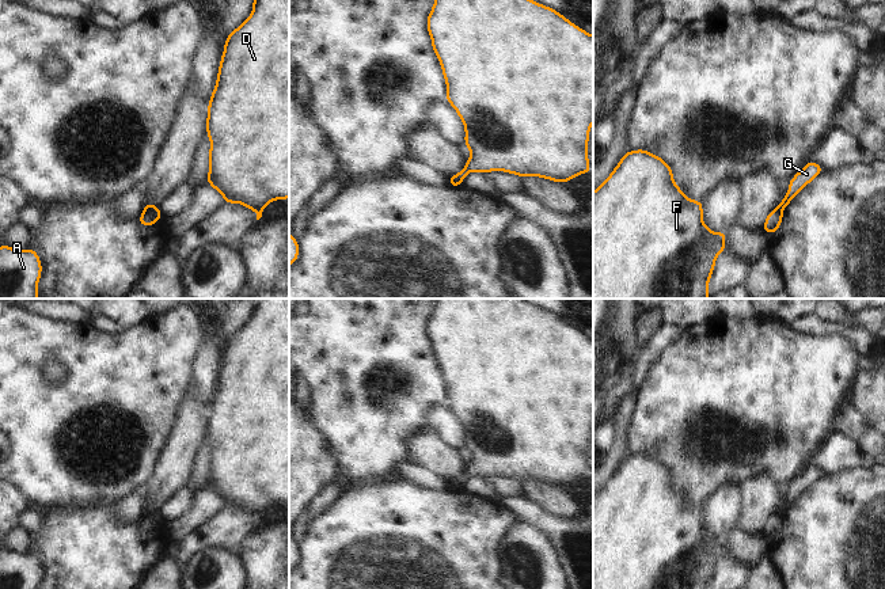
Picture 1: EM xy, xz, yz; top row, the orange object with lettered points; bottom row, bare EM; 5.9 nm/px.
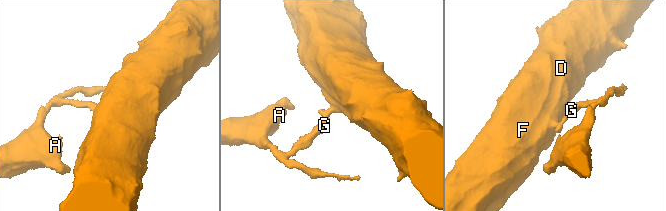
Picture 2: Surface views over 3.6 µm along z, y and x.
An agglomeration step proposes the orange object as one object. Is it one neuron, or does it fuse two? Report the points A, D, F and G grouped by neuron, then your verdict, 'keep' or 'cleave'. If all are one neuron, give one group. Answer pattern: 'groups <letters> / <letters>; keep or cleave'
groups A G / D F; cleave

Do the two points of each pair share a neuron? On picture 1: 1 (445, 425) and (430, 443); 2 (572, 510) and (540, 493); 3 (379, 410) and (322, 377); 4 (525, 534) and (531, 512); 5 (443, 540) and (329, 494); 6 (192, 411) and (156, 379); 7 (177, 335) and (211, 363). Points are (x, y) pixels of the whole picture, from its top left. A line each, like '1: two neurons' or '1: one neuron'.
1: two neurons
2: one neuron
3: one neuron
4: two neurons
5: two neurons
6: two neurons
7: two neurons

